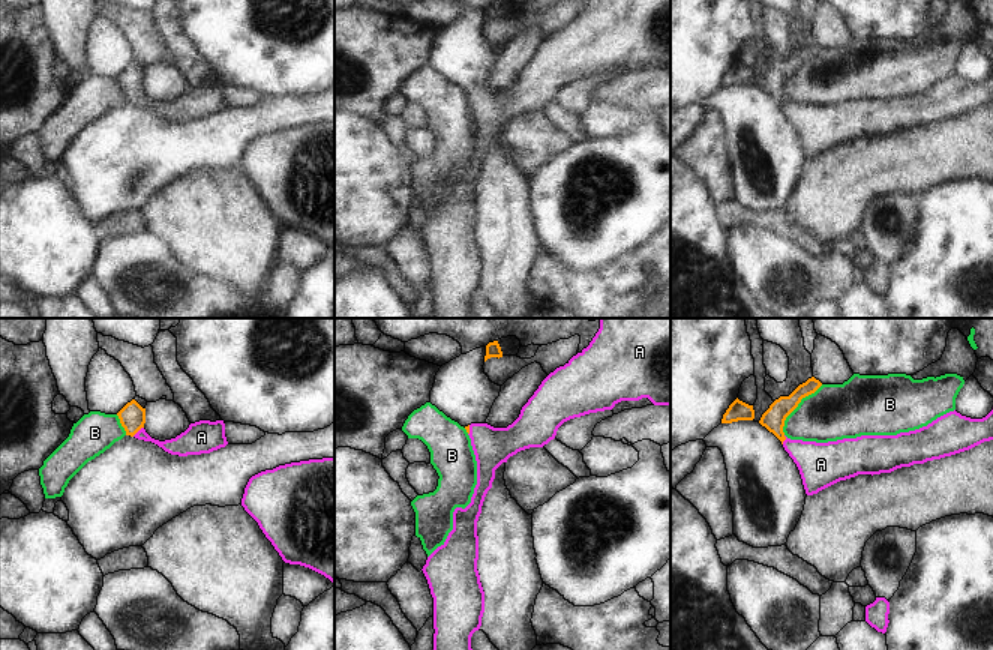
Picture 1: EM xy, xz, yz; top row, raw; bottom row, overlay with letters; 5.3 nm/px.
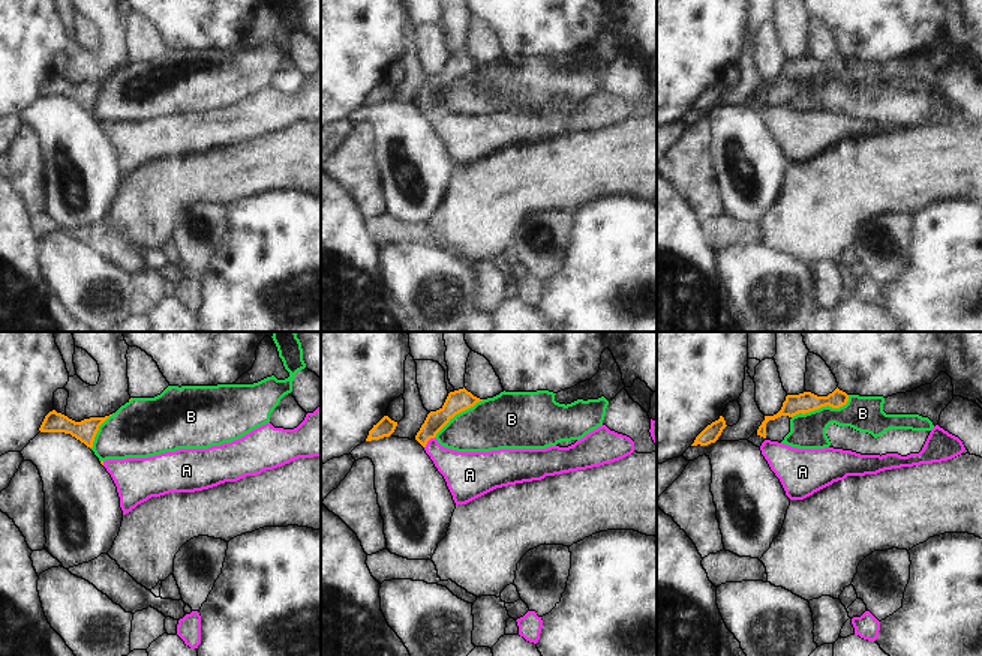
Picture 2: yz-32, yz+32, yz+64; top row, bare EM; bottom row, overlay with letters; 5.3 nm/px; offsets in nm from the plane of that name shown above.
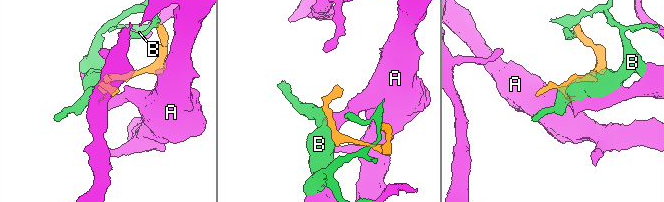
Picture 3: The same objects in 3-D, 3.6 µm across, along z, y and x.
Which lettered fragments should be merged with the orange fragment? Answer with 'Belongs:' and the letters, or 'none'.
Belongs: A.

